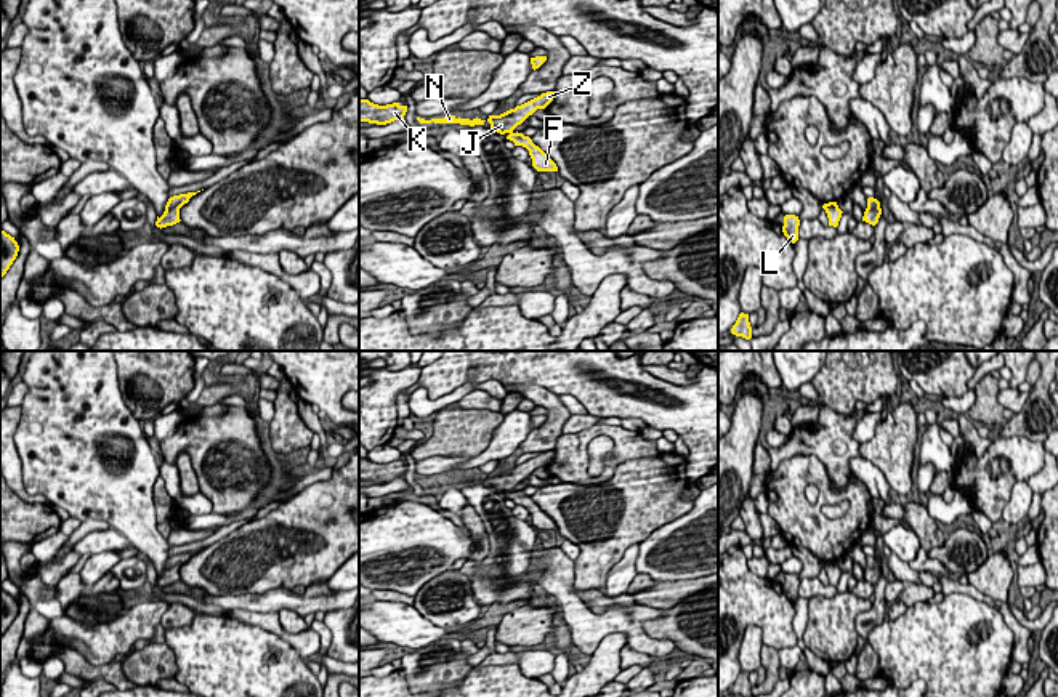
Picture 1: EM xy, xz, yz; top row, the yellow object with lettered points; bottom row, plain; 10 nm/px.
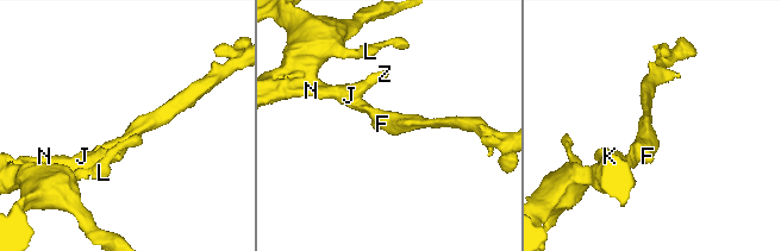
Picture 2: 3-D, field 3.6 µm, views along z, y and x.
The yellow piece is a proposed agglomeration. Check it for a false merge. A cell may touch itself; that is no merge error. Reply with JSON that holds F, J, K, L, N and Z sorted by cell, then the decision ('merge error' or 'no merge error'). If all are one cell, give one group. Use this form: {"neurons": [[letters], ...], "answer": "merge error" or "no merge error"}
{"neurons": [["F", "J", "K", "L", "N", "Z"]], "answer": "no merge error"}

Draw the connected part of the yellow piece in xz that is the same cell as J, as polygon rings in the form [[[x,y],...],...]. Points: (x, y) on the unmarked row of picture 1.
[[[555,450],[542,452],[540,455],[516,465],[500,474],[489,474],[487,481],[491,487],[500,494],[508,494],[507,498],[513,500],[515,505],[523,505],[529,510],[532,518],[532,526],[537,530],[558,530],[556,522],[532,502],[529,495],[523,492],[515,492],[513,489],[521,484],[529,474],[532,474],[537,468],[545,468],[555,457]]]

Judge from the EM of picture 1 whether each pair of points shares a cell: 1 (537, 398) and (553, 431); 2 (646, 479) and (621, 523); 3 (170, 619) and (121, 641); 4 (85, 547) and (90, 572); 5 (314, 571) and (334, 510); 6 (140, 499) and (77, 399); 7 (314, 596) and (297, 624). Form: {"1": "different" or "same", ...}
{"1": "same", "2": "same", "3": "different", "4": "different", "5": "same", "6": "same", "7": "different"}

